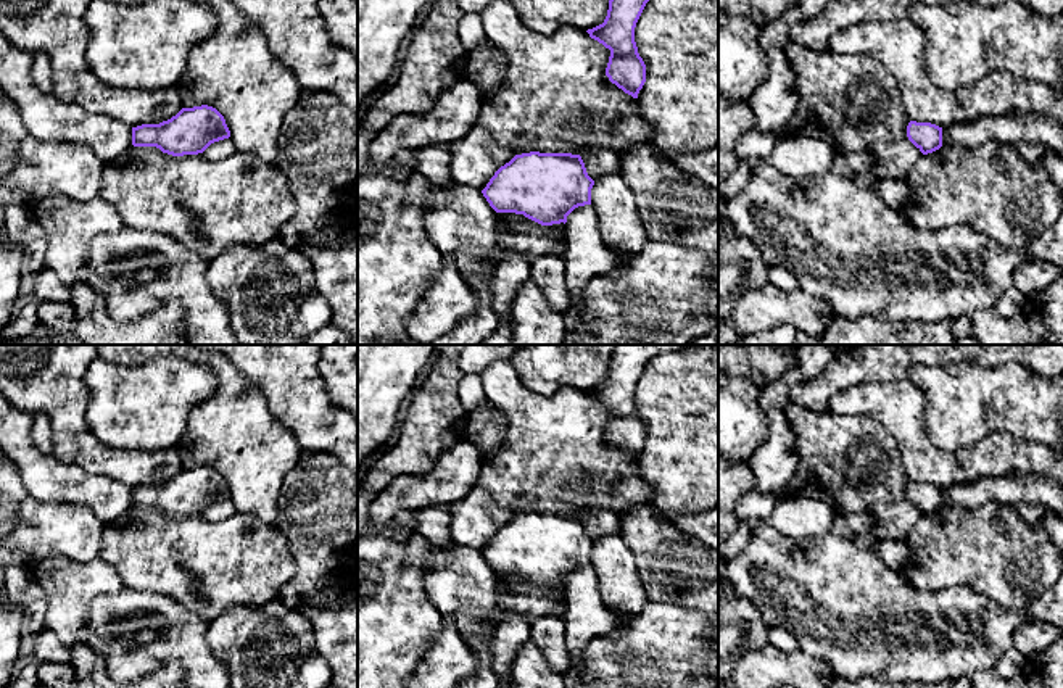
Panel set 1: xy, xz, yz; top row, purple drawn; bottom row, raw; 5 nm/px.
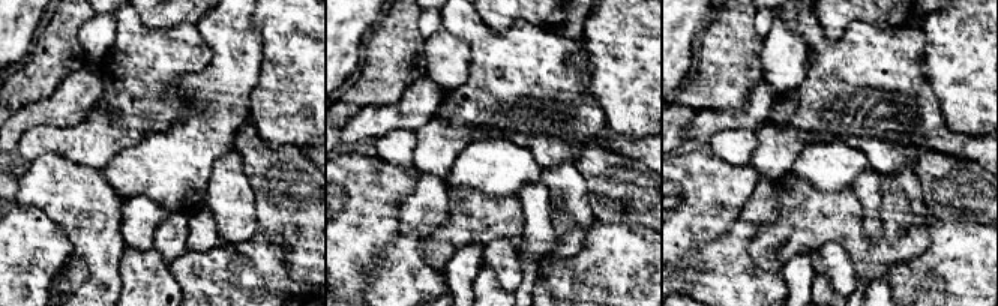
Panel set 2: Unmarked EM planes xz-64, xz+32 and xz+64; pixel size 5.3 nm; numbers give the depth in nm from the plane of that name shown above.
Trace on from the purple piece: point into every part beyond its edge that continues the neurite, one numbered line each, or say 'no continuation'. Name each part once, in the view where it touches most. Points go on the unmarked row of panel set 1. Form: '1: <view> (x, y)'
no continuation

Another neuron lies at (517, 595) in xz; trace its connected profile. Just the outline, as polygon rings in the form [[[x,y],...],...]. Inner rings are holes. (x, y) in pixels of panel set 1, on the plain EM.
[[[496,574],[496,607],[488,624],[498,627],[509,614],[533,624],[548,614],[565,612],[565,585],[541,586],[523,575]]]

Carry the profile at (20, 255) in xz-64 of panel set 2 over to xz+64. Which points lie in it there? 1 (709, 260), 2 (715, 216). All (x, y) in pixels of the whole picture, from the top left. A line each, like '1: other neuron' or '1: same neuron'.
1: other neuron
2: same neuron

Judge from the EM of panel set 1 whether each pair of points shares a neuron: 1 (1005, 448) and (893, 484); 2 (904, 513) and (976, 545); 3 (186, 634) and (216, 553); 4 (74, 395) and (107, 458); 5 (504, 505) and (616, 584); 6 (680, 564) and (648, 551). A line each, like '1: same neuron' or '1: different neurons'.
1: different neurons
2: different neurons
3: different neurons
4: same neuron
5: different neurons
6: same neuron

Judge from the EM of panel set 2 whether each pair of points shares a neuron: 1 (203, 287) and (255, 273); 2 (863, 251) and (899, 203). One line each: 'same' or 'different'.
1: same
2: same

